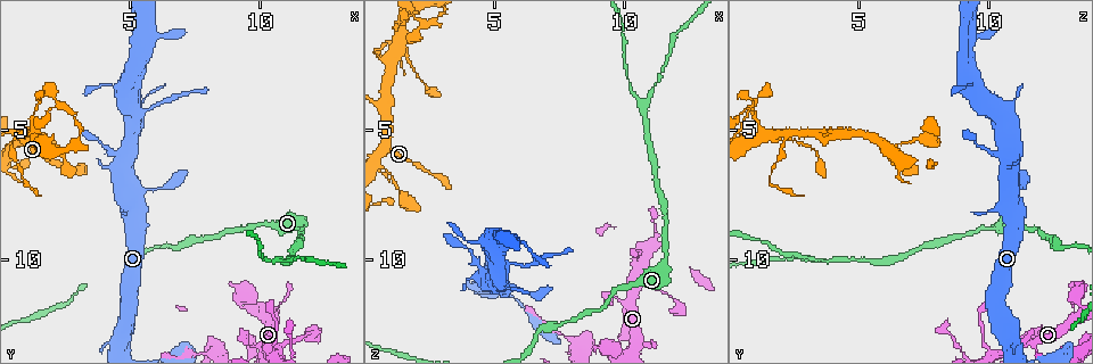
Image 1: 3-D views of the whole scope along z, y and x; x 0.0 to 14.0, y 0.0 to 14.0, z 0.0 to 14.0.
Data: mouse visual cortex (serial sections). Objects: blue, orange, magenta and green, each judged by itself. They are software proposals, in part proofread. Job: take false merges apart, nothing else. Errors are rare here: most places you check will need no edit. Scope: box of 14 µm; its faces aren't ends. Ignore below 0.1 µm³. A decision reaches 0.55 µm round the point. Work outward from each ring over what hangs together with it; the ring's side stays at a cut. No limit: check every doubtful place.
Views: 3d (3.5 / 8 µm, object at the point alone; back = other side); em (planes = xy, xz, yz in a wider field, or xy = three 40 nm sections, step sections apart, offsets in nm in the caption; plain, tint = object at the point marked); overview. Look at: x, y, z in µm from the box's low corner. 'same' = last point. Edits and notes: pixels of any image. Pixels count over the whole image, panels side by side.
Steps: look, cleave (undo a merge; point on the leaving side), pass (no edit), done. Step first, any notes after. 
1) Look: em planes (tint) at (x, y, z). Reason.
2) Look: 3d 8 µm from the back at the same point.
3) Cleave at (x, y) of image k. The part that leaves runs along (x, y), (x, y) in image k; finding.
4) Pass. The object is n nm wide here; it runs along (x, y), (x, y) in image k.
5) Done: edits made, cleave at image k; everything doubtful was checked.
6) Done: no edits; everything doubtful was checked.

Look: 3d 3.5 µm at (10.7, 10.1, 4.1). Two arms in line, one across.

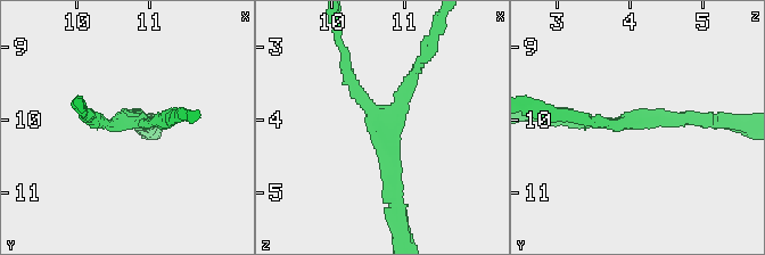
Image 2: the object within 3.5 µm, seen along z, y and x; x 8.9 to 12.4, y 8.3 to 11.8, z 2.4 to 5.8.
Look: em xy step 3 (tint) at (10.75, 10.00, 4.10). 3 arms meet here; the arms are 150, 150, 200 nm wide; need the tissue.

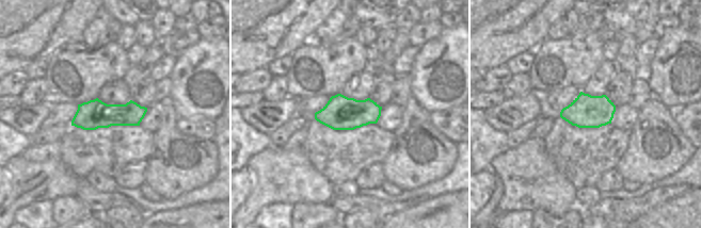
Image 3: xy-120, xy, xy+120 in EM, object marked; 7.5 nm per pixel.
Pass. It runs along (395, 206), (387, 128), (422, 60) in image 2; all the same cell.

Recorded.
Look: 3d 3.5 µm at (1.3, 5.2, 1.9). Abrupt turn.

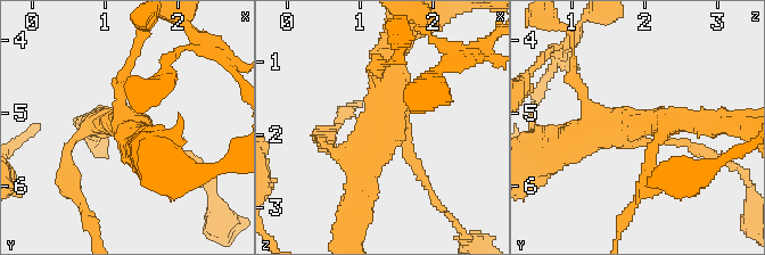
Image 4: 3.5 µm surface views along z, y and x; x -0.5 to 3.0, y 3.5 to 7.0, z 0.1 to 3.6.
Look: em xy step 3 (tint) at (1.35, 5.15, 1.85). Need the tissue.

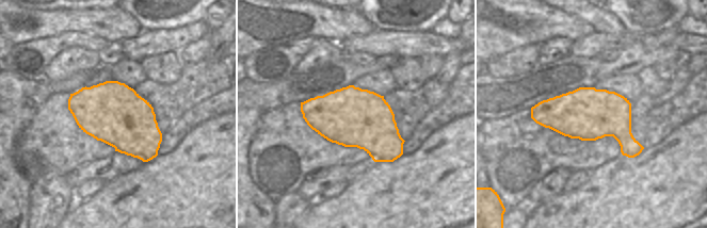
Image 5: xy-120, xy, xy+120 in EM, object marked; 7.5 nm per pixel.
Look: em xy step 1 (tint) at the same point. Another direction.

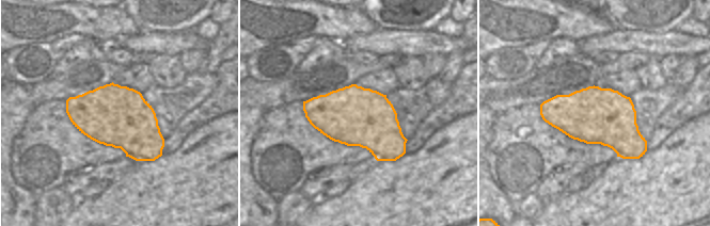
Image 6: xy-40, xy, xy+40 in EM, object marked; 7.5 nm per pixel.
Pass. It runs along (359, 188), (391, 109), (387, 55) in image 4; all the same cell.

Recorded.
Look: 3d 8 µm at (2.3, 4.1, 0.8). Two arms in line, one across.

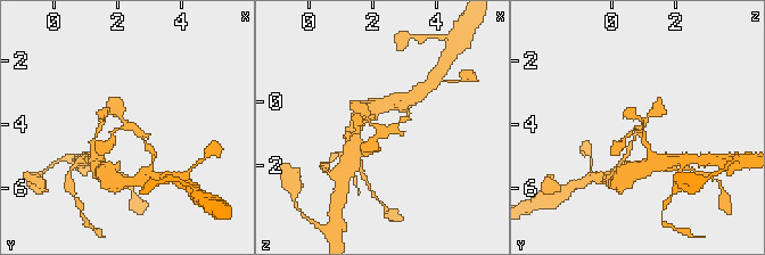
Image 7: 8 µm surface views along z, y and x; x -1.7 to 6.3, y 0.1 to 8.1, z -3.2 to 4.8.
Look: 3d 3.5 µm at (2.4, 4.1, 0.9). Closer look.

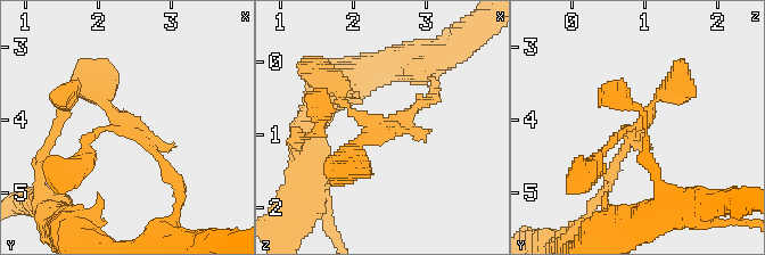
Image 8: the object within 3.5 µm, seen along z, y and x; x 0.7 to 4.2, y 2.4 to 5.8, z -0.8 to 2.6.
Look: em xy step 3 (tint) at (2.30, 4.05, 0.90).

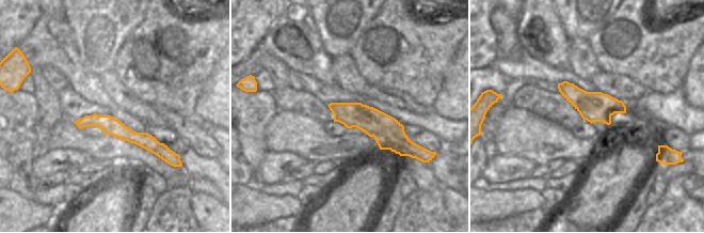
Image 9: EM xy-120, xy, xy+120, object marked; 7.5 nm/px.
Pass. It runs along (79, 122), (105, 122), (165, 155) in image 9; one cell here.

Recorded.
Done: no edits; everything doubtful was checked.

